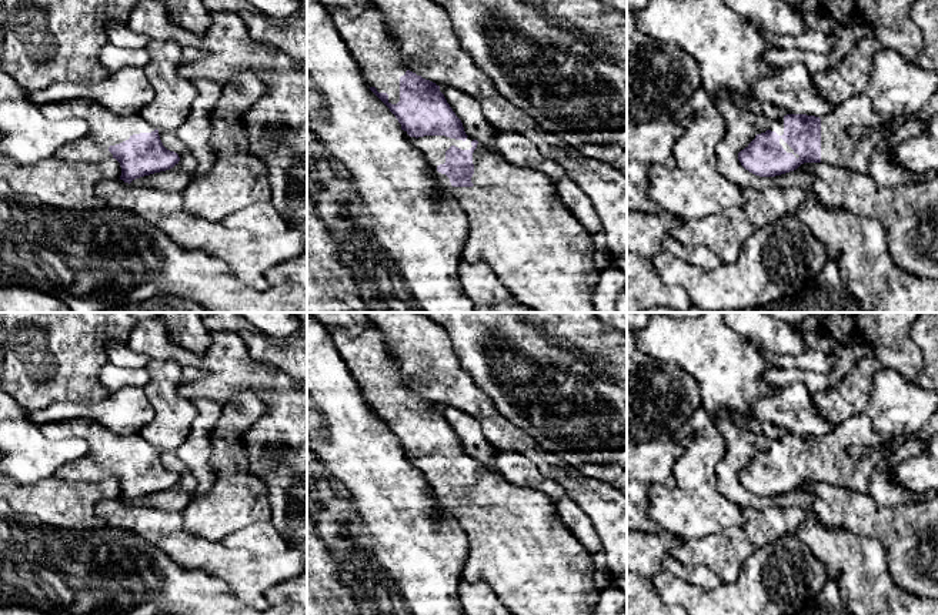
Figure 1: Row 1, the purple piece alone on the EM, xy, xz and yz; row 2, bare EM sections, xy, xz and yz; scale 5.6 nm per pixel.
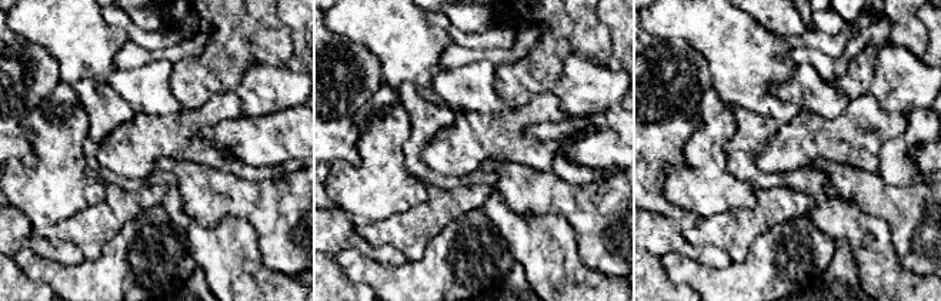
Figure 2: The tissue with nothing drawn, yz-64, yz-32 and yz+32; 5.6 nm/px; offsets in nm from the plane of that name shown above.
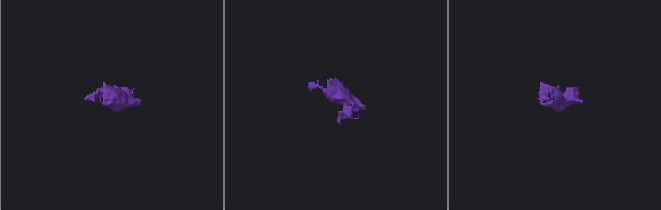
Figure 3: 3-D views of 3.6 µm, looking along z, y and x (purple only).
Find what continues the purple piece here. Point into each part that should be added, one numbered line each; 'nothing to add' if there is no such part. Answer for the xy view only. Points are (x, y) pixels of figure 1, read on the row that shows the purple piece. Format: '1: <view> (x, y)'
nothing to add

